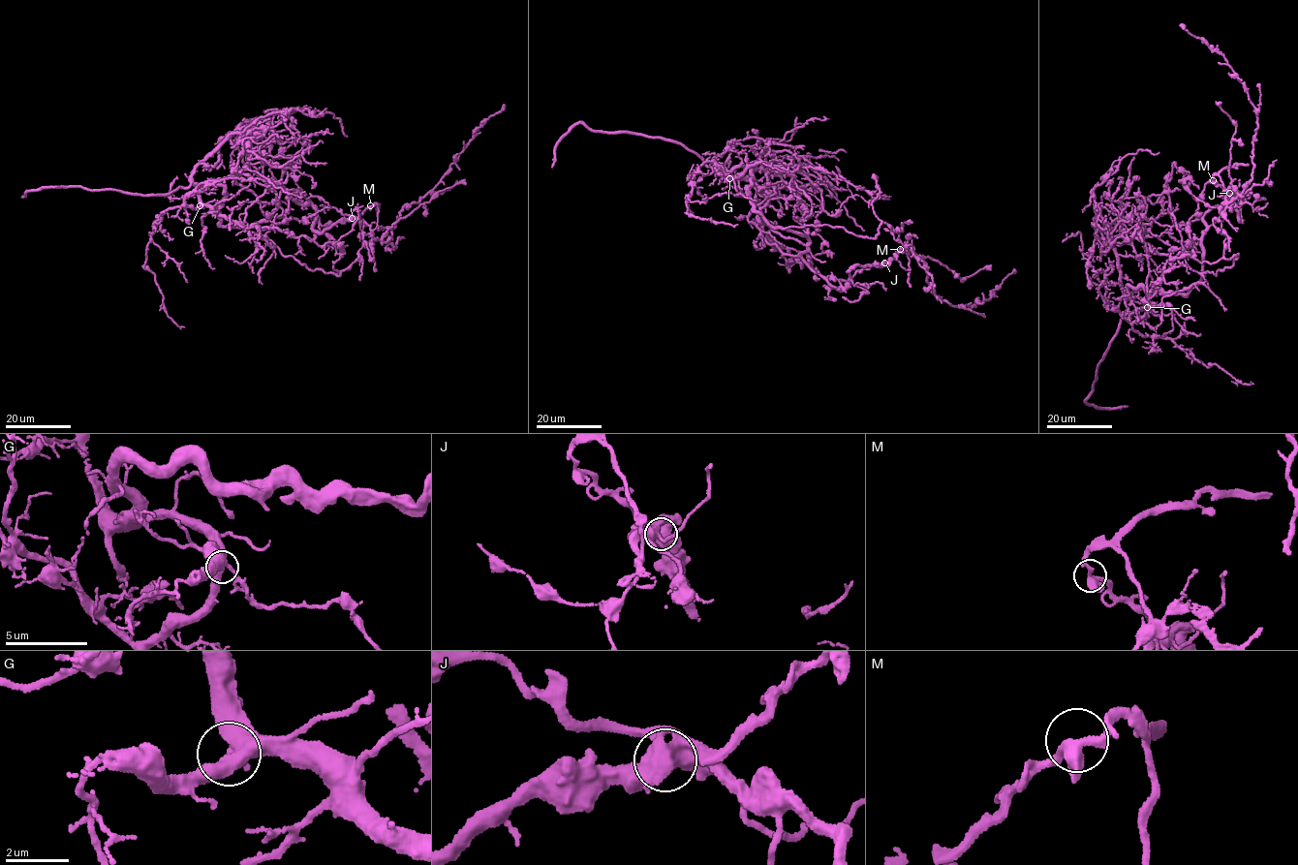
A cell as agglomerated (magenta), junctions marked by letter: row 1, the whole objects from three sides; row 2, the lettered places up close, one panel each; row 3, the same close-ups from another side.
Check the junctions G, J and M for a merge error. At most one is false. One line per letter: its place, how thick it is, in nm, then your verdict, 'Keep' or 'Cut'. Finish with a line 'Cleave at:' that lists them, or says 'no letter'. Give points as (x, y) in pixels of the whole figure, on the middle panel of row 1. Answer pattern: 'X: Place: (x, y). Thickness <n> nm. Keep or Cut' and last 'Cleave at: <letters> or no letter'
G: Place: (729, 178). Thickness 440 nm. Keep
J: Place: (884, 262). Thickness 550 nm. Cut
M: Place: (900, 249). Thickness 340 nm. Keep
Cleave at: J

